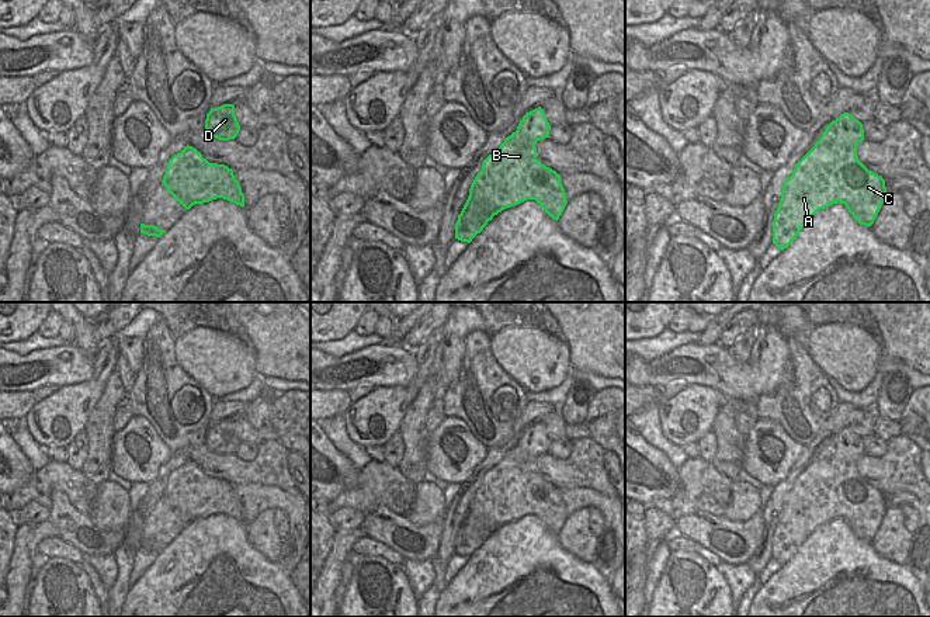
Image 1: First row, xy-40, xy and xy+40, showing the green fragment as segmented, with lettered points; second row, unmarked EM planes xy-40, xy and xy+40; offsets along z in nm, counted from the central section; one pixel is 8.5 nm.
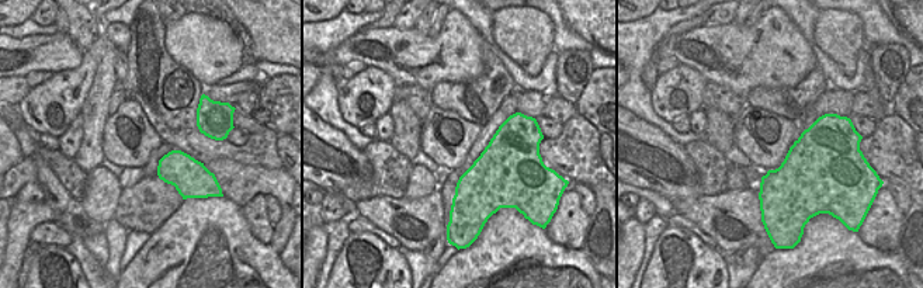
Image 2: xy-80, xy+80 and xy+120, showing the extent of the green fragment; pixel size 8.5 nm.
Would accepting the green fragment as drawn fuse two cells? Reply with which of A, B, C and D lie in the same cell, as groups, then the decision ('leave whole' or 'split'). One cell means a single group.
groups A B C D; leave whole

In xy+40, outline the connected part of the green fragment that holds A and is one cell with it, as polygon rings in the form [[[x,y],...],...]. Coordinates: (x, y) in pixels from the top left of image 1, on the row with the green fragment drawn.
[[[843,112],[832,121],[815,146],[797,163],[792,174],[784,181],[781,198],[773,221],[773,243],[787,249],[819,211],[833,204],[846,205],[853,218],[871,226],[885,201],[885,180],[868,170],[857,156],[857,146],[864,141],[863,124],[851,114]]]

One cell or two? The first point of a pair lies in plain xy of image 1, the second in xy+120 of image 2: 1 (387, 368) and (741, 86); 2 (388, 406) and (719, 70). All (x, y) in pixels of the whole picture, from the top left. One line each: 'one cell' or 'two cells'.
1: one cell
2: two cells

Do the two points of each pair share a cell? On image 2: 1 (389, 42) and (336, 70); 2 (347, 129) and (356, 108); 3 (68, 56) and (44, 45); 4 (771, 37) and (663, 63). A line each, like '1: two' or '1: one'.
1: two
2: two
3: one
4: two

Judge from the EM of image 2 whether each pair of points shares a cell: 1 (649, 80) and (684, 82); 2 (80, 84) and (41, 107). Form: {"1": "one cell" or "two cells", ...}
{"1": "two cells", "2": "one cell"}

